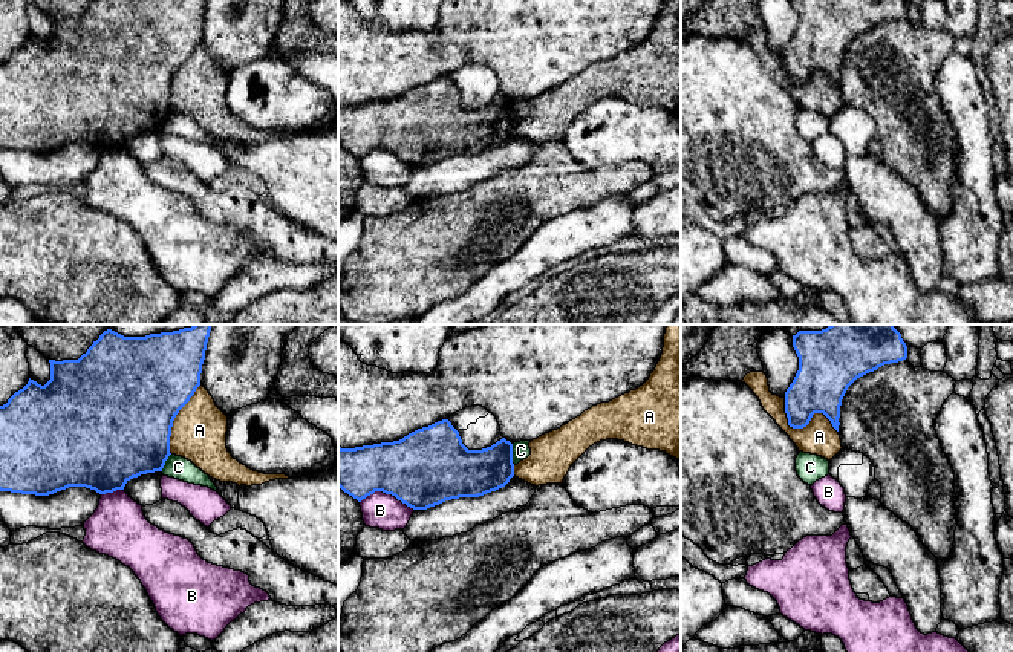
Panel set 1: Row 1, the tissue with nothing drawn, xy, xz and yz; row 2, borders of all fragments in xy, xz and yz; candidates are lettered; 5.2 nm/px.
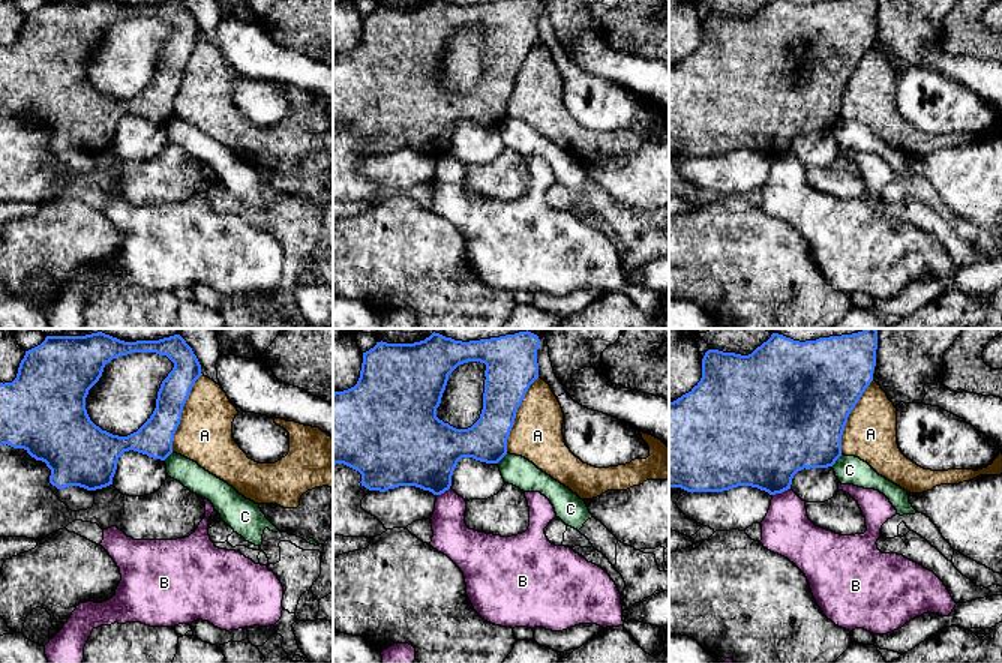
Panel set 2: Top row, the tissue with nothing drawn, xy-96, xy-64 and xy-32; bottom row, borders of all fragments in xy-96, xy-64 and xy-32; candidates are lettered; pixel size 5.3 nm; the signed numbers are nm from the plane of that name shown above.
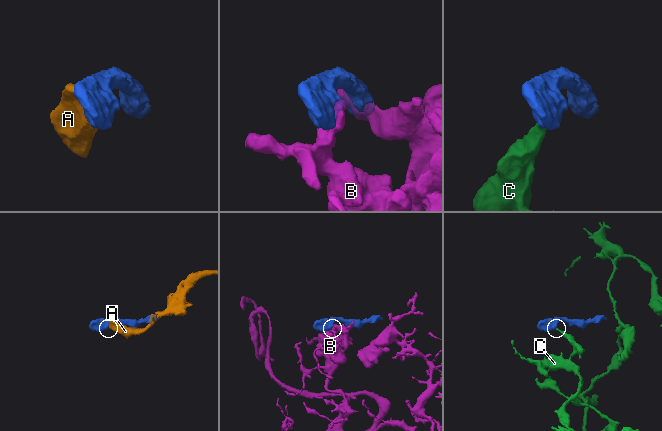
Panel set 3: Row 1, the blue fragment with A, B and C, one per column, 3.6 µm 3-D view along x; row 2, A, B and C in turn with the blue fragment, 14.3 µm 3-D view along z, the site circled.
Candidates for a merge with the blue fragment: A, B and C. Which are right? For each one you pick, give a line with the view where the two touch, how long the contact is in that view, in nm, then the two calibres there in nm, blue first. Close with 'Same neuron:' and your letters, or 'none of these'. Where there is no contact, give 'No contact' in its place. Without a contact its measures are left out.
Same neuron: none of these

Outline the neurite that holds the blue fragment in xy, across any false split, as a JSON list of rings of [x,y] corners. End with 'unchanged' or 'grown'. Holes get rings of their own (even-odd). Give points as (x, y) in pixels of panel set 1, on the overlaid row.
[[[193,324],[173,332],[150,334],[145,337],[124,337],[112,329],[104,331],[78,360],[50,363],[50,380],[41,386],[31,380],[15,392],[6,404],[0,406],[0,491],[49,496],[69,487],[86,487],[99,494],[124,490],[125,484],[141,474],[162,471],[170,453],[171,427],[179,410],[190,401],[200,386],[202,364],[211,324]]]; unchanged

